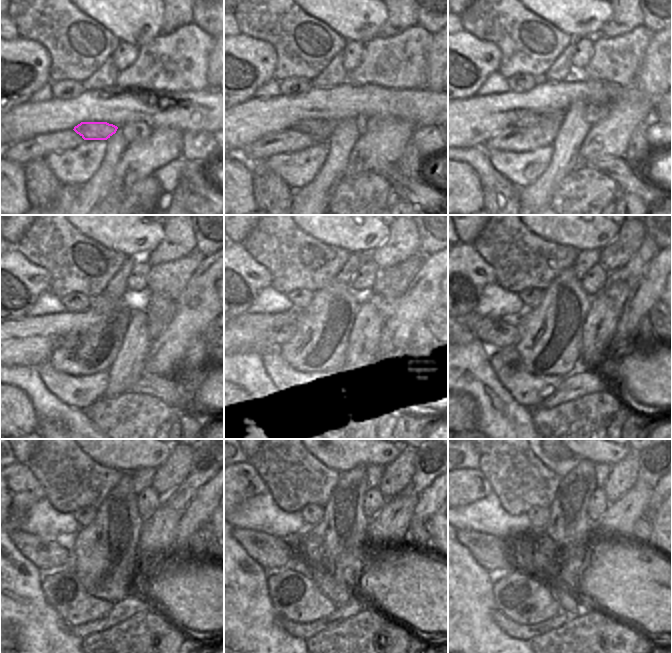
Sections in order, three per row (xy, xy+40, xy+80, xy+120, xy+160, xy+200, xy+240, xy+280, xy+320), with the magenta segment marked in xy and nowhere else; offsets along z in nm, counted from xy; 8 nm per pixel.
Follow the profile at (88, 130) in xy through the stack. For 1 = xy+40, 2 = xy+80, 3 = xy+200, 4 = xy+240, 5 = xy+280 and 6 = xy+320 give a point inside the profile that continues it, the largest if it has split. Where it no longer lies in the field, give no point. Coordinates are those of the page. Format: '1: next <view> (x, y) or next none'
1: next xy+40 (322, 129)
2: next xy+80 (528, 118)
3: next xy+200 (503, 332)
4: next xy+240 (45, 554)
5: next xy+280 (270, 552)
6: next xy+320 (489, 551)

